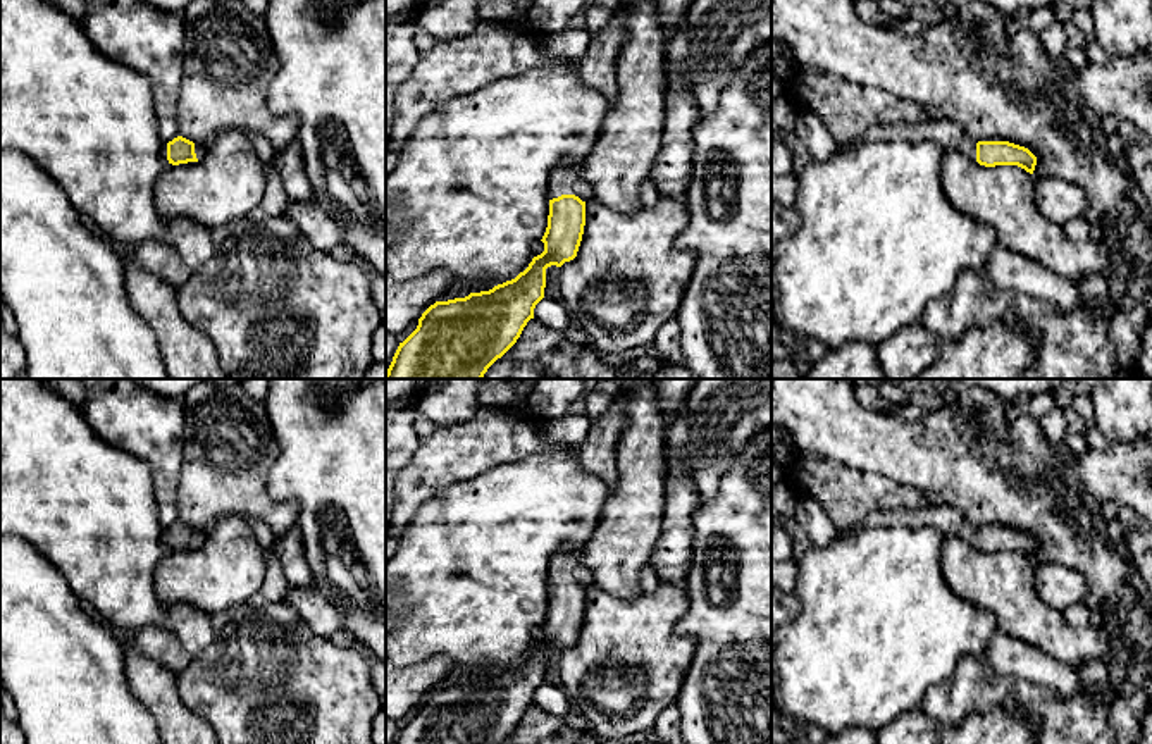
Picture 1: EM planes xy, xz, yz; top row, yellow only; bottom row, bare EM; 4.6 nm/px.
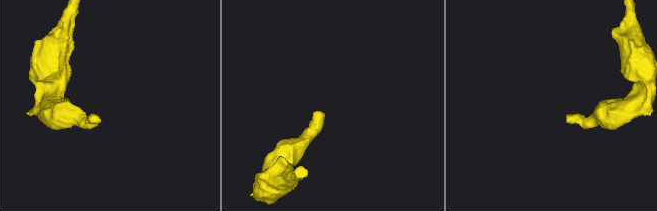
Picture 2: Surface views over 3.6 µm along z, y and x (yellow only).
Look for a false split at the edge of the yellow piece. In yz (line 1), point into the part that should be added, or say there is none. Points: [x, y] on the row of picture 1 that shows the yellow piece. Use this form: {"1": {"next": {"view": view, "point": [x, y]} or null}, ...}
{"1": {"next": {"view": "yz", "point": [944, 133]}}}

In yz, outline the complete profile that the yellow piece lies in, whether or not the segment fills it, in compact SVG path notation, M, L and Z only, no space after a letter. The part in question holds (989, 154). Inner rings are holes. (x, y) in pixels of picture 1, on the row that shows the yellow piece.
M947 117L926 122L895 122L890 126L873 126L866 133L866 141L901 140L911 143L932 143L942 150L957 150L980 165L1018 165L1033 174L1037 157L1025 146L1009 141L975 143L956 122Z

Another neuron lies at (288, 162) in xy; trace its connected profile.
M291 143L281 152L276 152L274 167L281 177L286 195L293 202L313 200L313 188L307 176L307 167L298 143Z

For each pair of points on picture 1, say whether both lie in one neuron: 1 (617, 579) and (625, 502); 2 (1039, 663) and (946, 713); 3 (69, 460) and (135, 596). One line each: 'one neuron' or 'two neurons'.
1: one neuron
2: two neurons
3: one neuron

